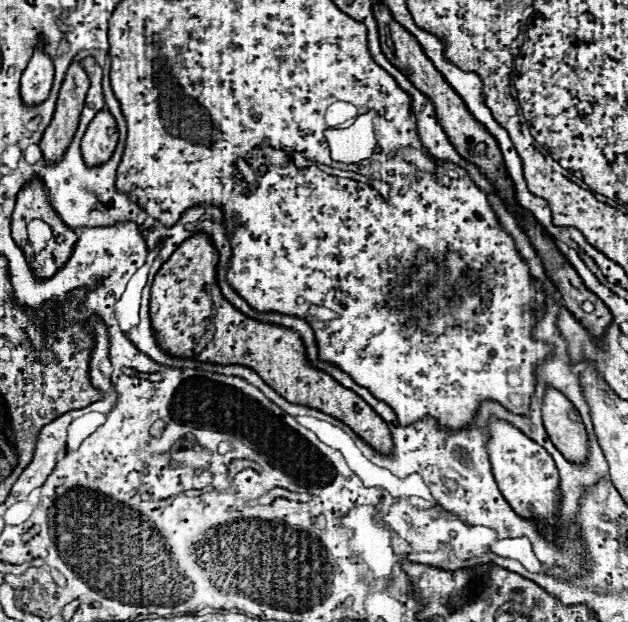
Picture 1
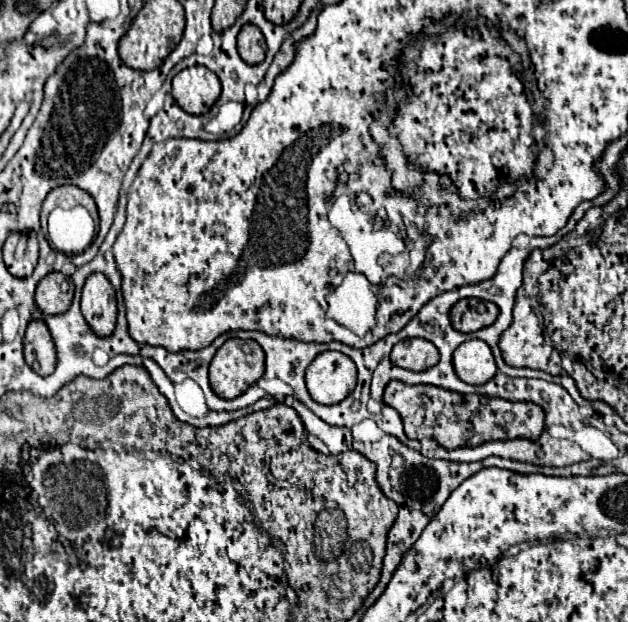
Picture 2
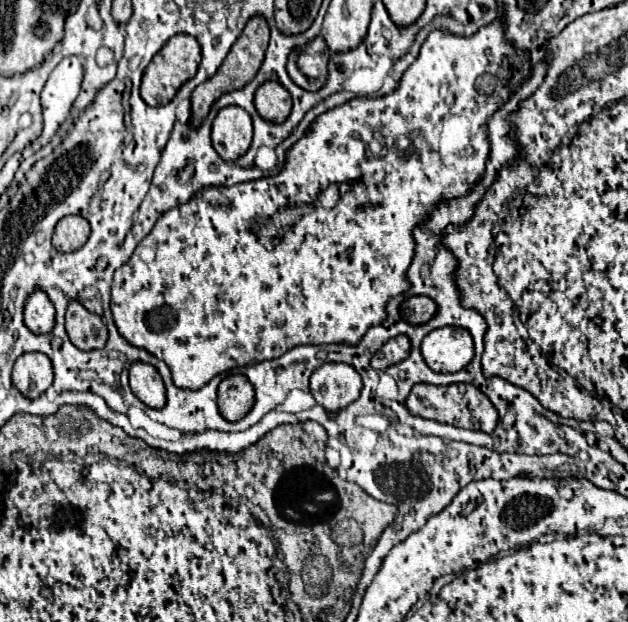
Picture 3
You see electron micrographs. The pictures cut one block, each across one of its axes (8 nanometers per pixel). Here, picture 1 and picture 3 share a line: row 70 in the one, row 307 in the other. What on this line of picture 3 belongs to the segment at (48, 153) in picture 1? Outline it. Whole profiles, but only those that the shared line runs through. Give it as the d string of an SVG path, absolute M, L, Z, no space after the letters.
M72 300L66 308L66 332L72 344L80 350L104 348L108 340L108 330L102 318L88 312L78 300Z

